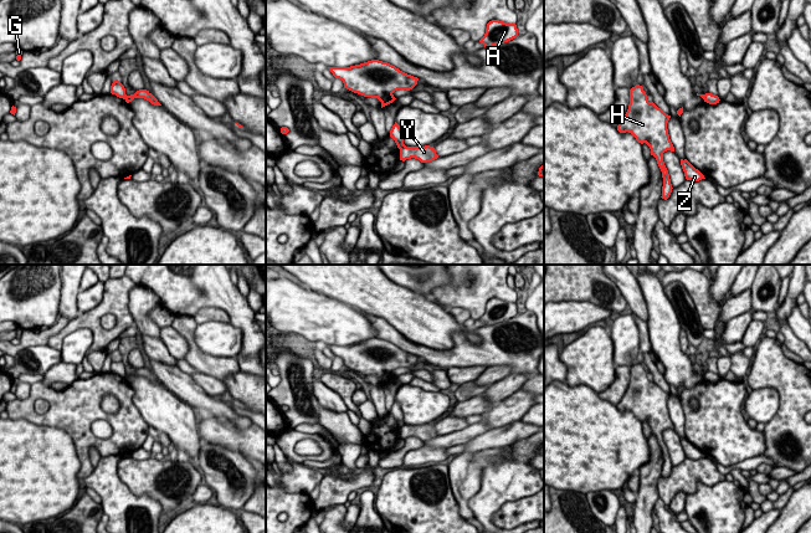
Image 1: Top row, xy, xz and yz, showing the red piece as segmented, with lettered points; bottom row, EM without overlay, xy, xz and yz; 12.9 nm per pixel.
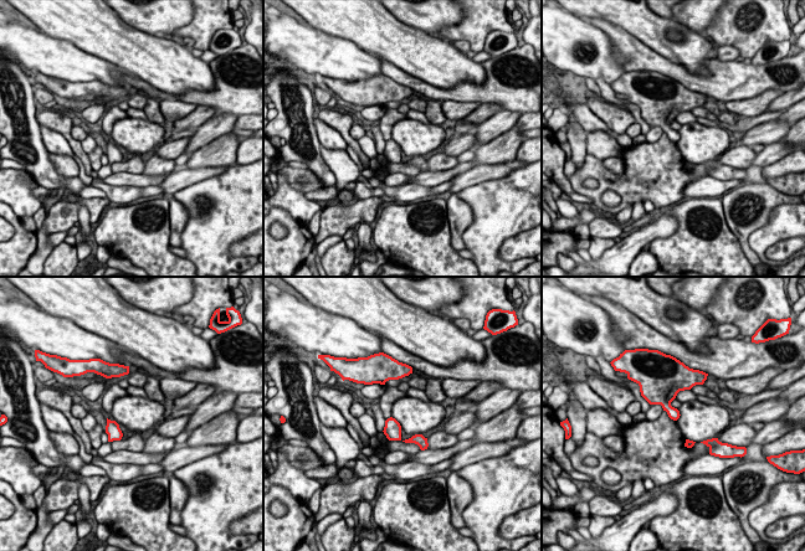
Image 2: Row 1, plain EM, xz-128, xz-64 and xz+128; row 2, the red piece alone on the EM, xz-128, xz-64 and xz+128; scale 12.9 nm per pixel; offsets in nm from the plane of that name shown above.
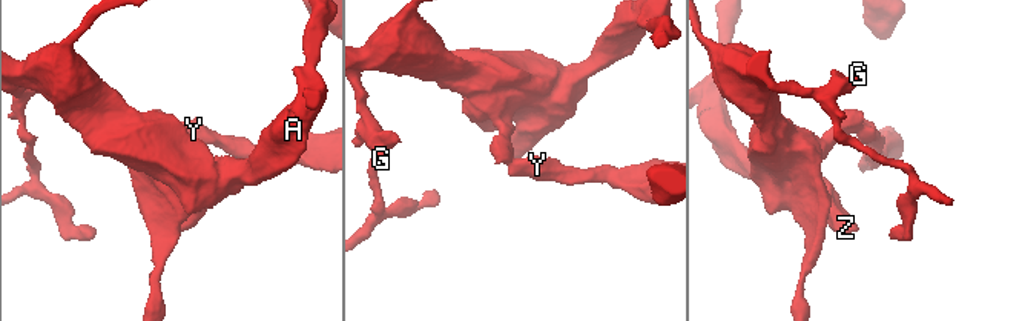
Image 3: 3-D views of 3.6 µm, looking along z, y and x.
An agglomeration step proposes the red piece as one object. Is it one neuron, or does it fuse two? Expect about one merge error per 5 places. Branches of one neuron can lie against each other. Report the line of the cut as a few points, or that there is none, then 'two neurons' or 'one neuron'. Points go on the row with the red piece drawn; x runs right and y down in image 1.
cut xz (405, 145), (400, 149); two neurons

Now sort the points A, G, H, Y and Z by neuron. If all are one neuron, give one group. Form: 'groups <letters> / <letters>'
groups A G H Z / Y

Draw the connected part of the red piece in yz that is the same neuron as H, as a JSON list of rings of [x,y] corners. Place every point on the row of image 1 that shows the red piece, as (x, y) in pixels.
[[[636,84],[630,89],[630,104],[621,123],[617,125],[620,133],[631,133],[641,144],[646,143],[651,149],[651,155],[657,160],[662,171],[663,186],[662,199],[667,200],[672,193],[672,184],[668,170],[663,162],[663,153],[674,152],[669,139],[667,123],[671,116],[666,114],[653,102],[647,99],[643,87]]]

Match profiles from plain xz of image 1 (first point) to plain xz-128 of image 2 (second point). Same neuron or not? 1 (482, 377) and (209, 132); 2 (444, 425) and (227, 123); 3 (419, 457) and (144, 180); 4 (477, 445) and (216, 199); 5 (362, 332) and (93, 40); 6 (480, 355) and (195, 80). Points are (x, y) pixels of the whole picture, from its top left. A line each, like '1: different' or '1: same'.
1: same
2: same
3: different
4: different
5: different
6: different

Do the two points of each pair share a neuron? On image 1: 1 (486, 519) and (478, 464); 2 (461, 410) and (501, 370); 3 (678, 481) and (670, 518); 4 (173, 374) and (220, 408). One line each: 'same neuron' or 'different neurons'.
1: different neurons
2: same neuron
3: different neurons
4: same neuron

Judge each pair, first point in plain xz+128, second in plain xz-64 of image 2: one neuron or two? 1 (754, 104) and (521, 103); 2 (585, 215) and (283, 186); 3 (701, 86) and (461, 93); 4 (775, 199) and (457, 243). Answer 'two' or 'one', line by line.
1: two
2: one
3: one
4: one

